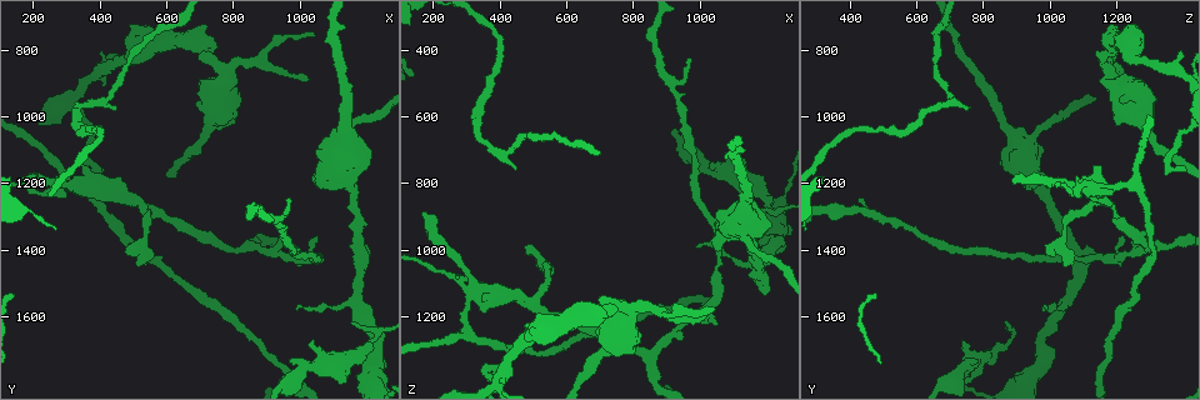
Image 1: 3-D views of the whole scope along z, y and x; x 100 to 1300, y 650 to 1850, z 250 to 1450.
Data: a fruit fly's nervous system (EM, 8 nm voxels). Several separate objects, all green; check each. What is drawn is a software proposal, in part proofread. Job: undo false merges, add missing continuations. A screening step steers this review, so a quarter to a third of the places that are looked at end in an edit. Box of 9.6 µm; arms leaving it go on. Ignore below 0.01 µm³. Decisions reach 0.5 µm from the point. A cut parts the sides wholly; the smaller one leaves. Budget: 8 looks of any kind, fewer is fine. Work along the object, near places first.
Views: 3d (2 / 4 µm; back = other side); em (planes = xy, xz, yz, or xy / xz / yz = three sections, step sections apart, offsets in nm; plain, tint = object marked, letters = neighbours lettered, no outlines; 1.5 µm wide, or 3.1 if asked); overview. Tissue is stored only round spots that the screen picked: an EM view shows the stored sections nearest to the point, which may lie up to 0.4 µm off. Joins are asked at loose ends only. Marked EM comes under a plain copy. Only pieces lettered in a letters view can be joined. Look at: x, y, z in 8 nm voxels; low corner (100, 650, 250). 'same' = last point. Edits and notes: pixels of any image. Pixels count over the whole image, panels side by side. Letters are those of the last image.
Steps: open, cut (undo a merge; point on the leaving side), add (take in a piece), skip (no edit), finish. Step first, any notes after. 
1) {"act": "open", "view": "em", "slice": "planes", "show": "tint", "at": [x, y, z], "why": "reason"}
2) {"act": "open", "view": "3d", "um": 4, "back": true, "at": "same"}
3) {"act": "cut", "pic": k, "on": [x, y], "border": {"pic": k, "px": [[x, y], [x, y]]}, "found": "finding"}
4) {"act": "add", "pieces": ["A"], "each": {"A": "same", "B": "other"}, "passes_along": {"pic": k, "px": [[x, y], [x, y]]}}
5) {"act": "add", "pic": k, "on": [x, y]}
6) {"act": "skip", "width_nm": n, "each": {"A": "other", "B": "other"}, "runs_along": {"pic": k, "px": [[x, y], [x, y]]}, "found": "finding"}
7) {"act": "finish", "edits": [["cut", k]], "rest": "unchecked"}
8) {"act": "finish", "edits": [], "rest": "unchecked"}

{"act": "open", "view": "em", "slice": "planes", "show": "tint", "at": [340, 1210, 1140], "why": "three arms meet"}

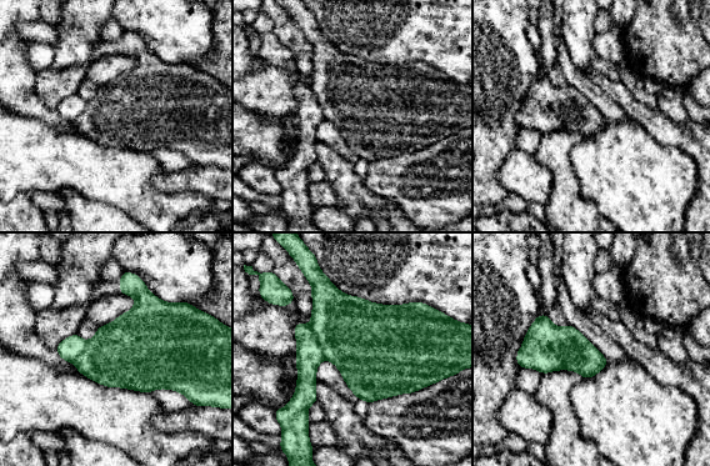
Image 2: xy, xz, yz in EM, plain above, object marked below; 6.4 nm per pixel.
{"act": "open", "view": "em", "slice": "planes", "show": "letters", "at": "same"}

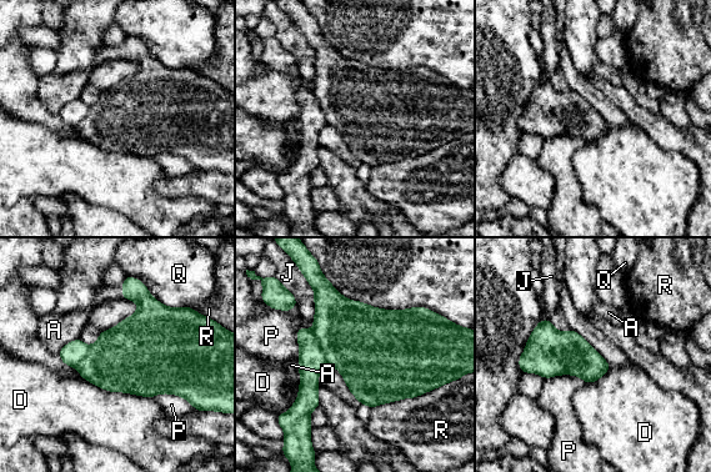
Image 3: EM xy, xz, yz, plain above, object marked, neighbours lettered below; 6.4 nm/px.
{"act": "cut", "pic": 3, "on": [311, 360], "longest_contact_nm": ["D", 500], "each": {"A": "other", "D": "other", "J": "other", "P": "other", "Q": "other", "R": "other"}, "border": {"pic": 3, "px": [[313, 331], [326, 362]]}, "found": "two neurons meet here"}

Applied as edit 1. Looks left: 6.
{"act": "open", "view": "overview"}

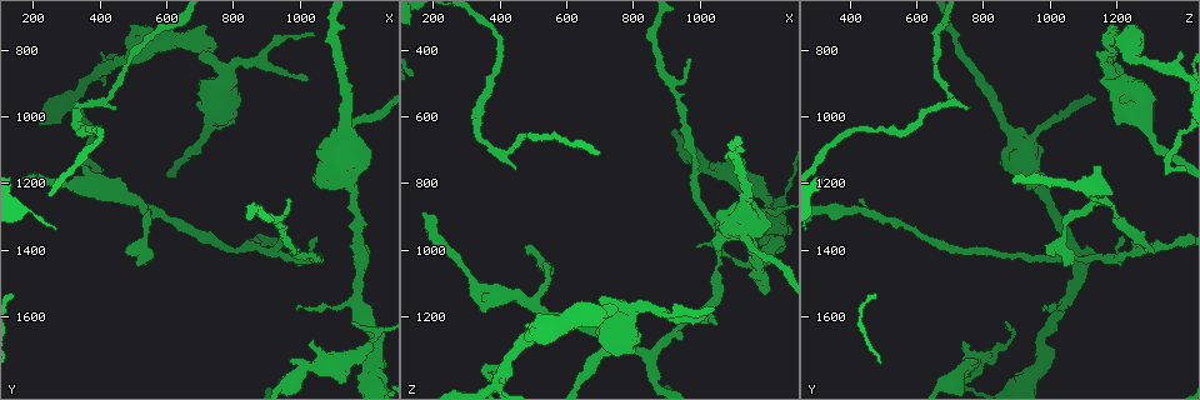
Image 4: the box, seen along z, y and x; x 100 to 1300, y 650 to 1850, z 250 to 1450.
{"act": "open", "view": "em", "um": 3.1, "slice": "planes", "show": "letters", "at": [1130, 1070, 940], "why": "sudden change in width"}

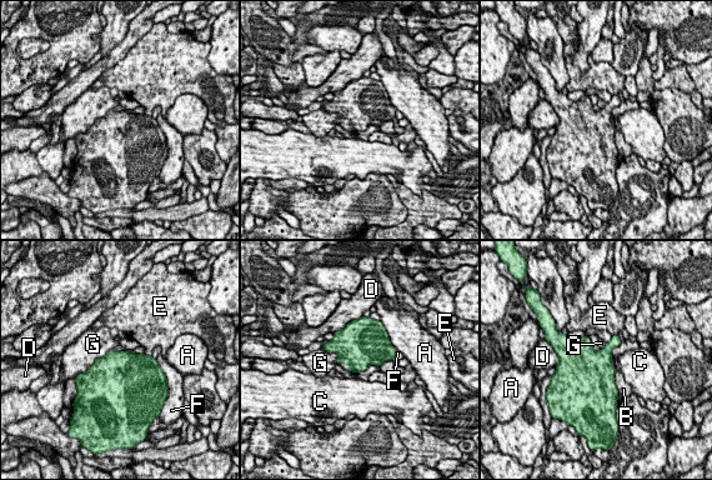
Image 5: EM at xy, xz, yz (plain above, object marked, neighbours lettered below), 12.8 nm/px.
{"act": "skip", "longest_contact_nm": ["G", 550], "each": {"A": "other", "B": "other", "C": "other", "D": "other", "E": "other", "F": "other", "G": "other"}, "found": "one neuron here"}

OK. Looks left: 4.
{"act": "open", "view": "em", "slice": "planes", "show": "letters", "at": [1210, 1690, 880], "why": "abrupt turn"}

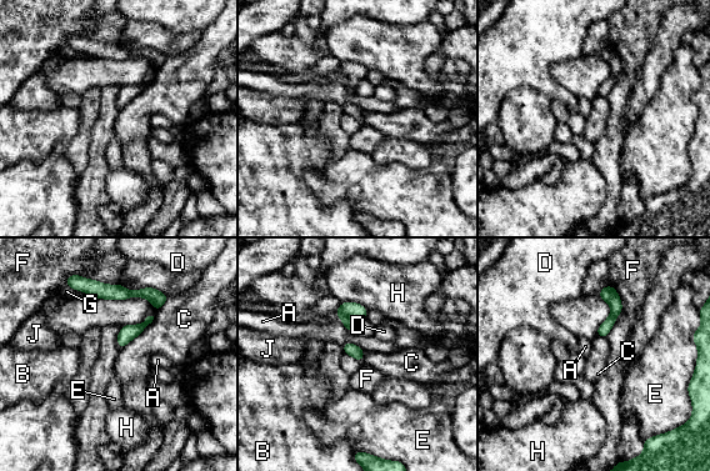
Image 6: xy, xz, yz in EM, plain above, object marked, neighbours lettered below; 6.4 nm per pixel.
{"act": "skip", "each": {"A": "other", "B": "other", "C": "other", "D": "other", "E": "other", "F": "other", "G": "other", "H": "other", "J": "other"}, "found": "continuous, no second neuron"}

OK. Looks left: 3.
{"act": "finish", "edits": [["cut", 3]], "rest": "unchecked"}

